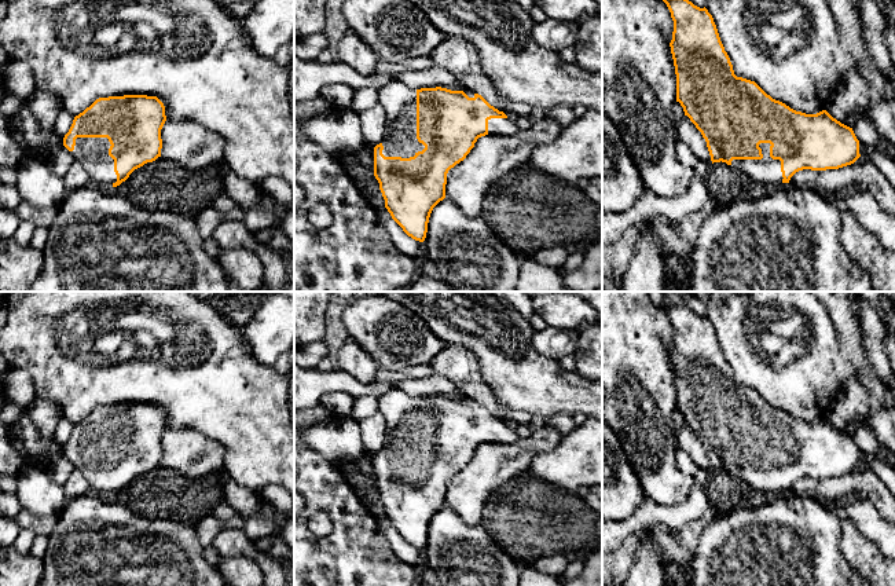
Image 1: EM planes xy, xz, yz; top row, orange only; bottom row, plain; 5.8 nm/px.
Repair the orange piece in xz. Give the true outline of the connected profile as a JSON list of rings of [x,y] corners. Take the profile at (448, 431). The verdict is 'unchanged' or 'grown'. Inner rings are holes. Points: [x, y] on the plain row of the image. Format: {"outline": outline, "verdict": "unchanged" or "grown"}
{"outline": [[[393,388],[381,393],[378,411],[385,417],[386,440],[374,455],[374,484],[392,527],[408,545],[423,550],[430,521],[445,506],[448,479],[466,466],[478,446],[513,443],[520,437],[516,429],[463,393],[461,399],[411,398]]], "verdict": "grown"}

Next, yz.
{"outline": [[[665,301],[663,310],[674,329],[670,355],[676,382],[676,410],[705,447],[712,472],[726,470],[733,479],[767,497],[789,491],[799,479],[839,477],[861,465],[852,436],[826,418],[817,422],[796,420],[773,407],[755,389],[737,385],[705,315]]], "verdict": "grown"}

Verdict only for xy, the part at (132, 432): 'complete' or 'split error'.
split error

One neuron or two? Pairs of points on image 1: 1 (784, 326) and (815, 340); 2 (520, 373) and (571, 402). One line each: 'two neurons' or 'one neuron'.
1: one neuron
2: one neuron

